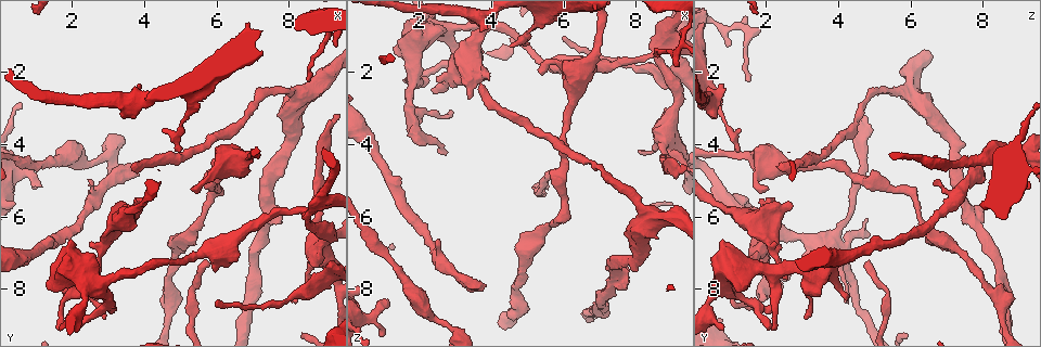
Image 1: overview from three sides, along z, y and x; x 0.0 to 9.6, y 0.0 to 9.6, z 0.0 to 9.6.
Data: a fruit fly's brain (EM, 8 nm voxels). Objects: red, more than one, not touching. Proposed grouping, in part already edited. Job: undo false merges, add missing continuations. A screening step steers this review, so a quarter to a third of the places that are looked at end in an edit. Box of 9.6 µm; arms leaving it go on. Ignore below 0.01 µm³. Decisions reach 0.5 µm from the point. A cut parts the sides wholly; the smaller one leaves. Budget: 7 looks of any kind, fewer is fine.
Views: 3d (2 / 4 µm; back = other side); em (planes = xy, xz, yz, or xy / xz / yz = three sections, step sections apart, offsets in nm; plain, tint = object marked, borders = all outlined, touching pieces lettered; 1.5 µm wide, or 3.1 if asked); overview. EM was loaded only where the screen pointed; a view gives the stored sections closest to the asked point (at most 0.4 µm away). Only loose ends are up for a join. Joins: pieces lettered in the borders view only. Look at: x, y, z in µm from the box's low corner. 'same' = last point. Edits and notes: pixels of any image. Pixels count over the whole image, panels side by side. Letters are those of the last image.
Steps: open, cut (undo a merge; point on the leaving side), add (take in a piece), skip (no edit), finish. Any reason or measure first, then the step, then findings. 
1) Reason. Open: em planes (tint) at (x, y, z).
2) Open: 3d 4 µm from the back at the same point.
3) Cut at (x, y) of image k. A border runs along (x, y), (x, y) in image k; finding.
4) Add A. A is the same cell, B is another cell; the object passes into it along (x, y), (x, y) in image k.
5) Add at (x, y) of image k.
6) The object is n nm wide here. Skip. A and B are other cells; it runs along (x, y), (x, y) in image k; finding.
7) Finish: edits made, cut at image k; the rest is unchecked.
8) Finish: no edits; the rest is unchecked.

Free end. Open: 3d 4 µm at (2.50, 5.00, 6.70).

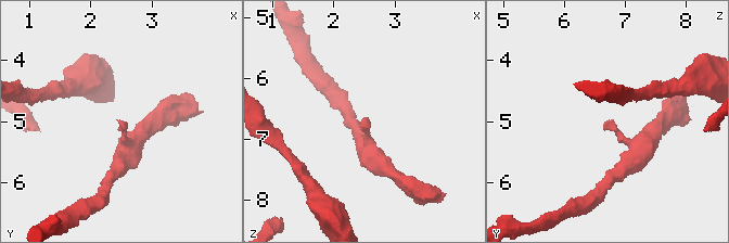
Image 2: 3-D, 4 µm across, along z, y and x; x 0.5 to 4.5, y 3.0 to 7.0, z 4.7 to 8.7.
Open: em xz step 4 (tint) at (2.45, 5.05, 6.65).

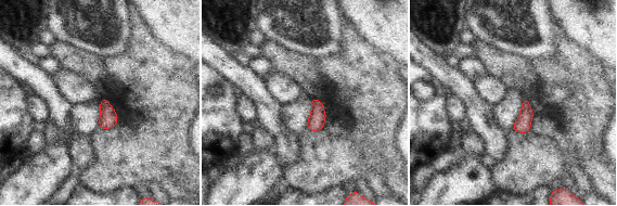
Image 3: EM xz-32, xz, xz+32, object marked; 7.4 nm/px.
Open: em planes (borders) at the same point.

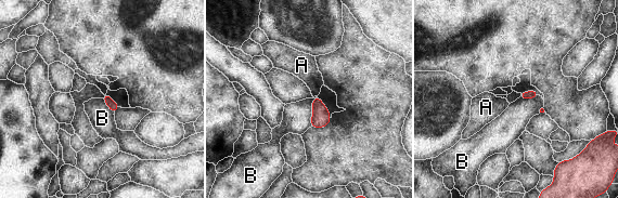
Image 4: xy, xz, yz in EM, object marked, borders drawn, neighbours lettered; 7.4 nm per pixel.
Skip. A and B are other cells; a border runs along (313, 98), (310, 126) in image 4; no lettered piece goes on from it.

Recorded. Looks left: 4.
Free end. Open: 3d 2 µm at (1.15, 5.15, 8.35).

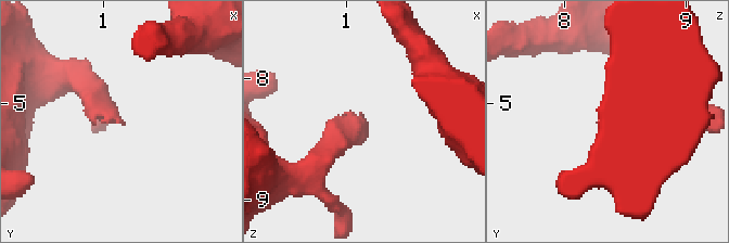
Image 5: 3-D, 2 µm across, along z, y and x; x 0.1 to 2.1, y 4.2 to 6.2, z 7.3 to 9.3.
Now the EM. Open: em yz step 8 (borders) at (1.18, 5.16, 8.32).

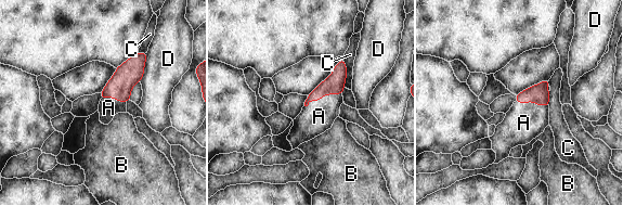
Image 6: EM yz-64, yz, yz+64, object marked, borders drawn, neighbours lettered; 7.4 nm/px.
Add A. A is the same cell, B, C and D are other cells; the object passes into it along (335, 84), (322, 95), (319, 116) in image 6; the neuron continues.

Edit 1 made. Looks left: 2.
See it whole again. Open: overview.

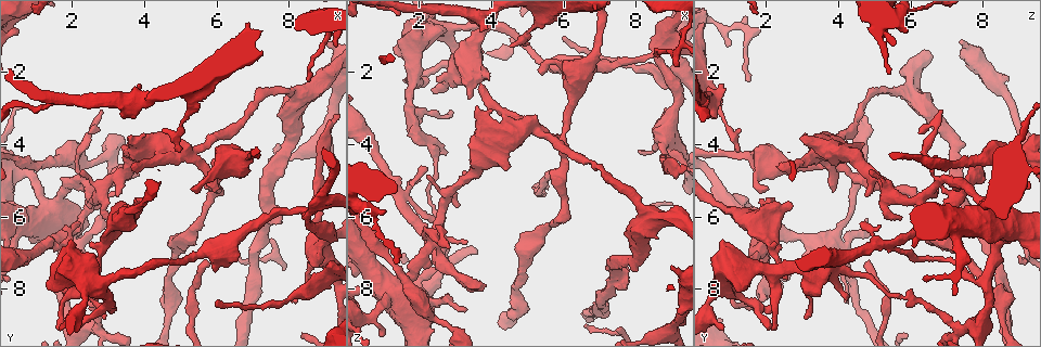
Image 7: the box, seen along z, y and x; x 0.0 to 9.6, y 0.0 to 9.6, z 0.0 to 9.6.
Branch stops here. Open: em xz step 8 (borders) at (2.40, 7.70, 2.55).

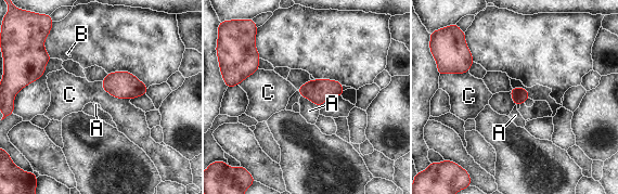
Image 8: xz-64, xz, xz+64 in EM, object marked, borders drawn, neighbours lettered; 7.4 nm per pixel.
The longest contact is with C, 260 nm. Skip. A, B and C are other cells; a border runs along (301, 95), (319, 106) in image 8; no lettered piece goes on from it.

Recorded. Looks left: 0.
Finish: edits made, add at image 6; the rest is unchecked.

